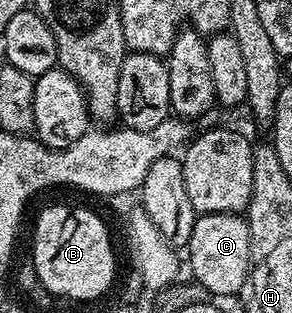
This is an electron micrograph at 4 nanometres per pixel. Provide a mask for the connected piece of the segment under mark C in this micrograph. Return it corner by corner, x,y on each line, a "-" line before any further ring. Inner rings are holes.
239,214
199,215
194,224
194,232
190,232
186,253
186,266
192,269
191,277
205,286
209,295
239,295
244,289
248,268
252,264
247,221

